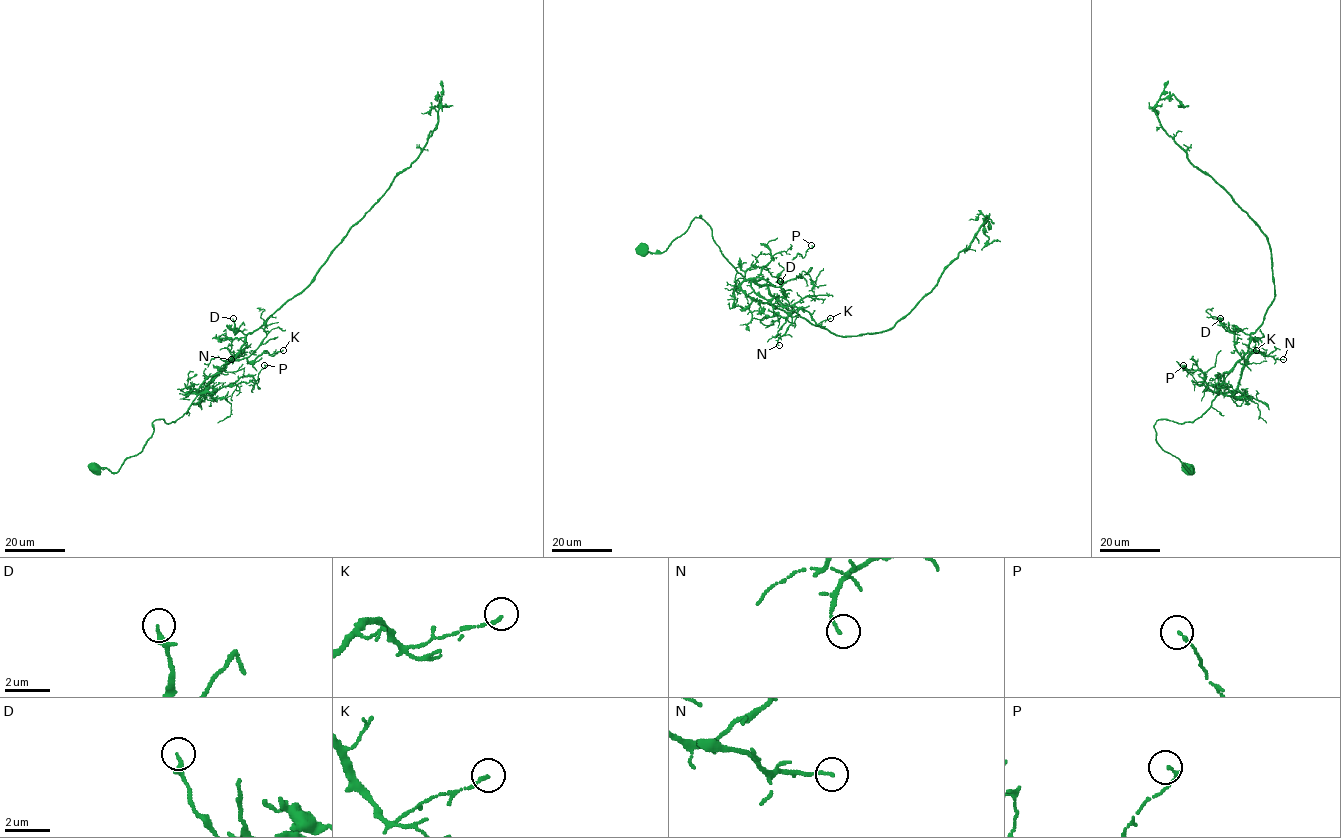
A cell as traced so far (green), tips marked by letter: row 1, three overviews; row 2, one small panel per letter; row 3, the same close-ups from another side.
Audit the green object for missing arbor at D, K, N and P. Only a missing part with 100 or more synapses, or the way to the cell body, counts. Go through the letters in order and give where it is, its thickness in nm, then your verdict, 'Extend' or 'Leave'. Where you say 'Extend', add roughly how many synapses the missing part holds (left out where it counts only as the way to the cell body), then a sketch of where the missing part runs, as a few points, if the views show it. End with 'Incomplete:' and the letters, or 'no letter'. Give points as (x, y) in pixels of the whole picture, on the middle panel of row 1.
D: Place: (780, 281). Thickness 140 nm. Leave
K: Place: (830, 318). Thickness 140 nm. Leave
N: Place: (779, 345). Thickness 120 nm. Leave
P: Place: (811, 245). Thickness 130 nm. Leave
Incomplete: no letter

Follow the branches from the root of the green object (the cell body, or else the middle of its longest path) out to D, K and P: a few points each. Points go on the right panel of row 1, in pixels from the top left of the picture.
D: (1189, 468), (1159, 445), (1154, 425), (1198, 419), (1248, 350), (1249, 335), (1227, 331), (1220, 318)
K: (1189, 468), (1159, 445), (1154, 425), (1198, 419), (1223, 375), (1252, 353), (1262, 354), (1256, 350)
P: (1189, 468), (1190, 472), (1159, 445), (1154, 425), (1159, 419), (1193, 422), (1225, 384), (1193, 384), (1183, 365)

